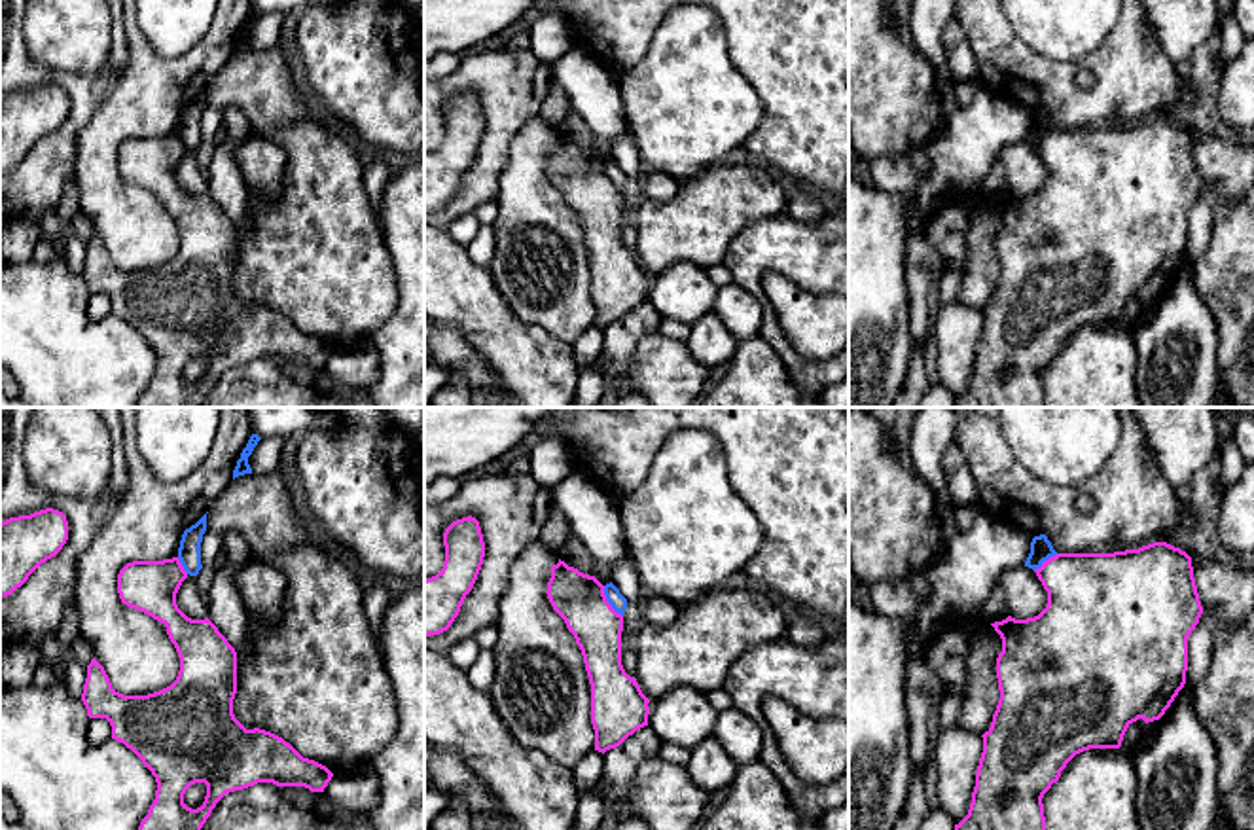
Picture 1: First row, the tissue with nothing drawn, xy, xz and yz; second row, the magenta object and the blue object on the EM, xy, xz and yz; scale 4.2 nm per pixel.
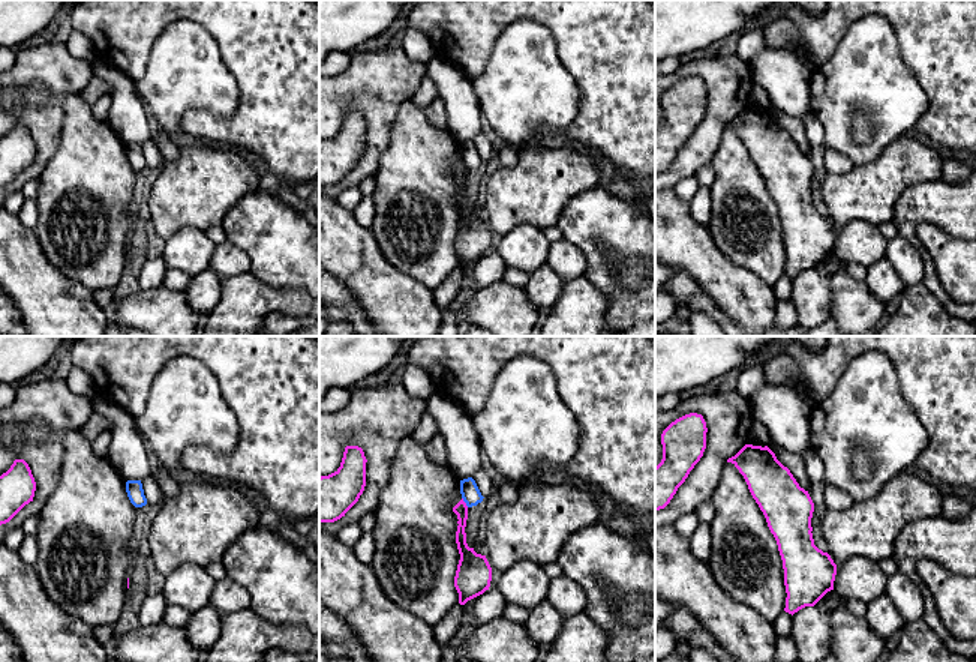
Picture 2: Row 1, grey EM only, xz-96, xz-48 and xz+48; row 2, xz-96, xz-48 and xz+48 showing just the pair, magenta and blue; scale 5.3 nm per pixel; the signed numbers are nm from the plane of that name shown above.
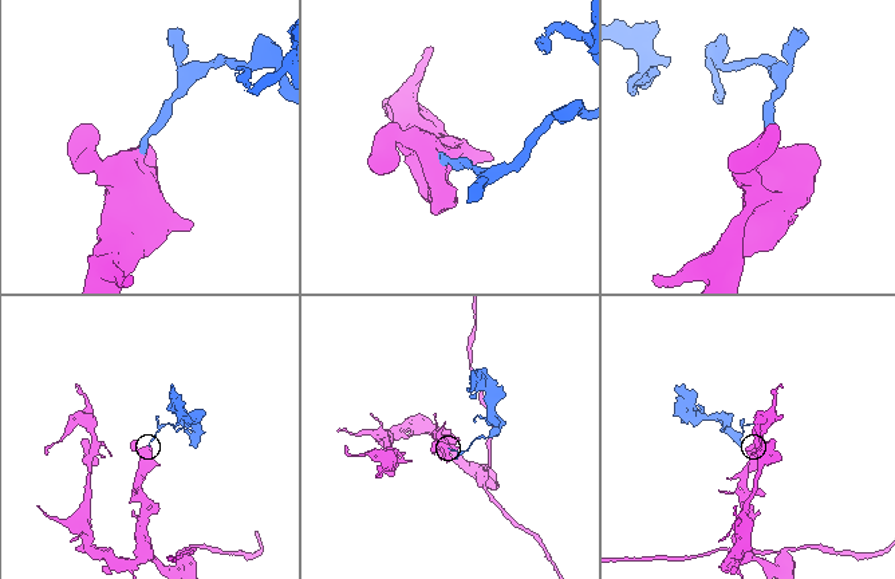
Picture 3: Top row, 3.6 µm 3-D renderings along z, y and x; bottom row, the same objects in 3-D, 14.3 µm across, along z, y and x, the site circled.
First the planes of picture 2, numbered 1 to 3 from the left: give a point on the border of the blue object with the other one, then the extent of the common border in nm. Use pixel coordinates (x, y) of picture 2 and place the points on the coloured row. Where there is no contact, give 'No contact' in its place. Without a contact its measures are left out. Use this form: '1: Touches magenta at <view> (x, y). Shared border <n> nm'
1: No contact
2: Touches magenta at xz-48 (464, 502). Shared border 70 nm
3: No contact

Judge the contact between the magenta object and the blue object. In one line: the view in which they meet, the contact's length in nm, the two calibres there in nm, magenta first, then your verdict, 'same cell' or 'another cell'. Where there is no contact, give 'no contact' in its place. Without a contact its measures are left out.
xz | 160 nm | 220/70 nm | another cell

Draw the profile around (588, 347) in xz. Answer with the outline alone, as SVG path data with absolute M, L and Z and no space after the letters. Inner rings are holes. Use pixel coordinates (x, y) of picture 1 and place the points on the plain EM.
M591 326L572 343L572 356L578 368L593 366L600 360L604 330Z

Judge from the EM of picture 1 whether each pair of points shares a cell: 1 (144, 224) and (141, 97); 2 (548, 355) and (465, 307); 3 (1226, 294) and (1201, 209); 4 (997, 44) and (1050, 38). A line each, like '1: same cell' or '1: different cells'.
1: same cell
2: same cell
3: different cells
4: different cells

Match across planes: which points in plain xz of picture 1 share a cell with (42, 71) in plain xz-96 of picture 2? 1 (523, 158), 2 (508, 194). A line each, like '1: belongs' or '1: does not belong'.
1: does not belong
2: does not belong

